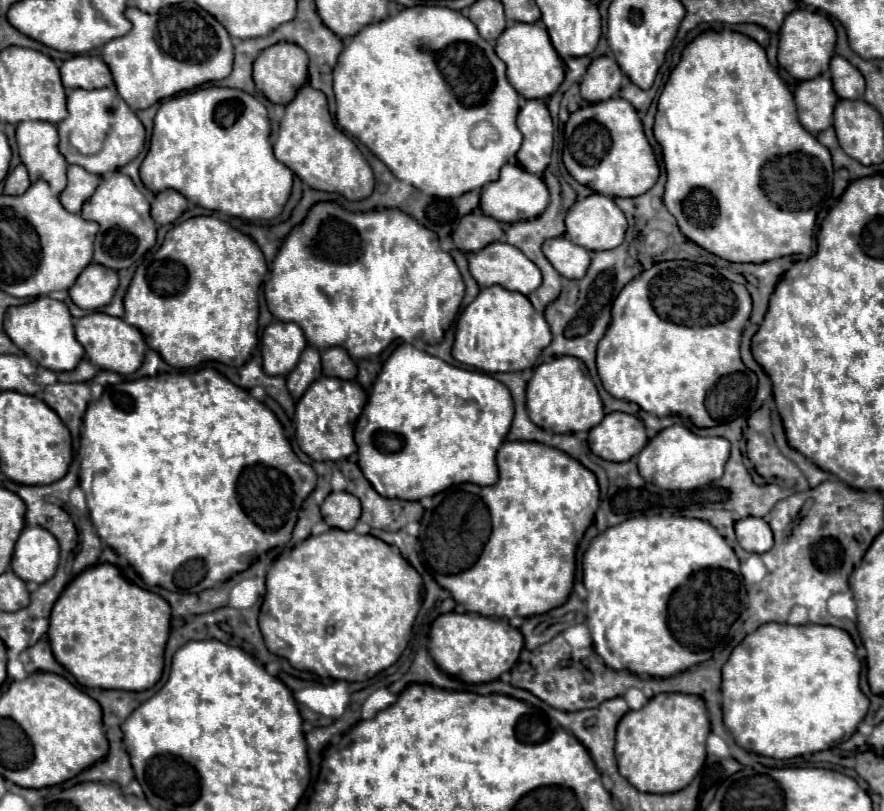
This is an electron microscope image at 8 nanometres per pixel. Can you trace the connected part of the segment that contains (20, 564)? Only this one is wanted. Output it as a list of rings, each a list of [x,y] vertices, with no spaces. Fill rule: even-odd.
[[[26,526],[14,548],[12,570],[24,582],[44,584],[56,572],[58,550],[58,542],[48,530]]]

